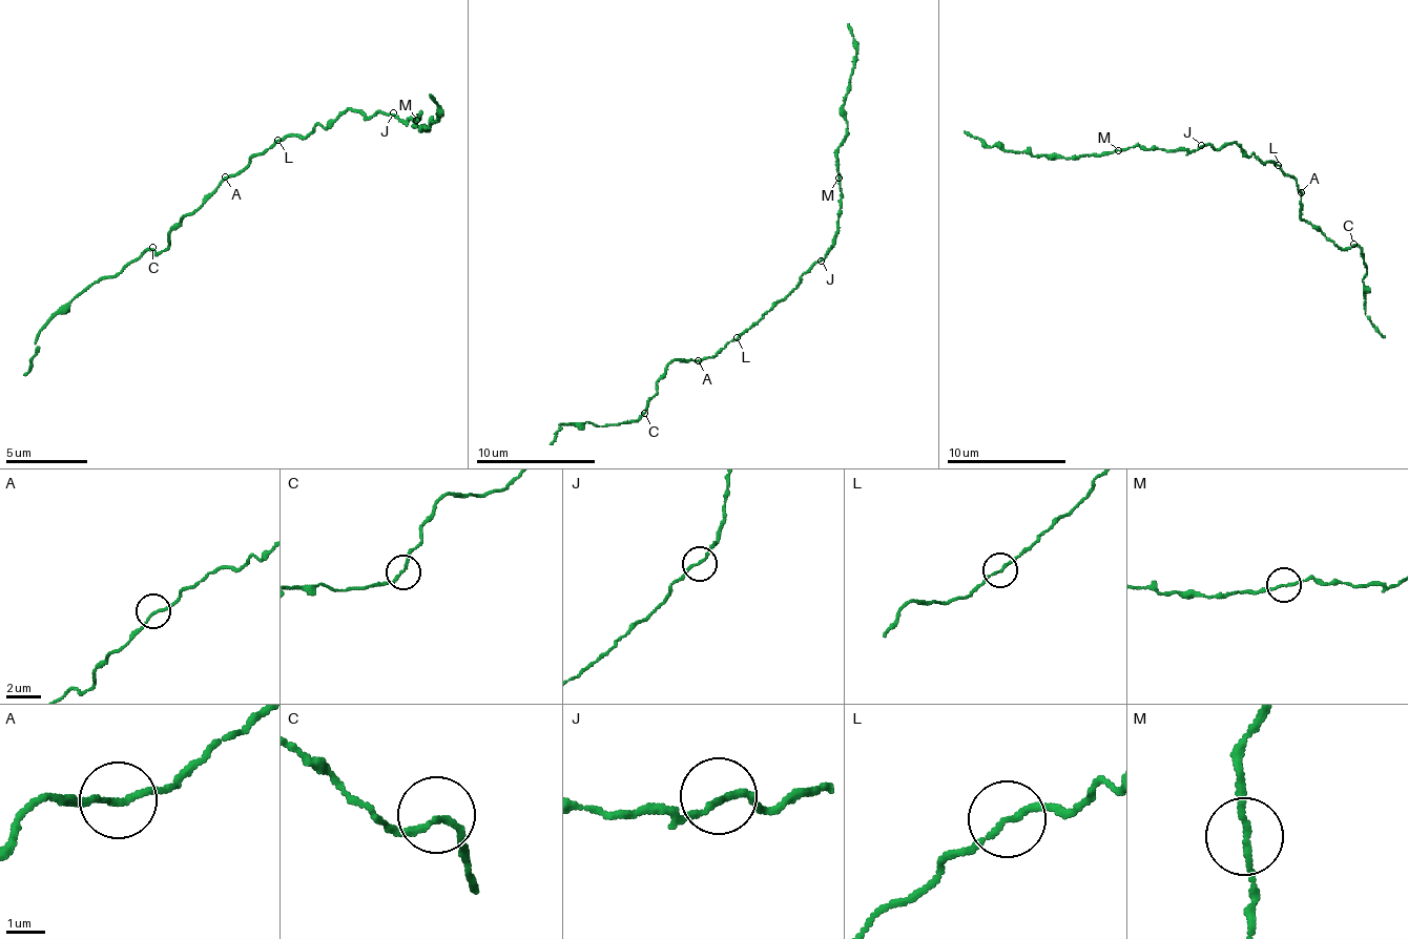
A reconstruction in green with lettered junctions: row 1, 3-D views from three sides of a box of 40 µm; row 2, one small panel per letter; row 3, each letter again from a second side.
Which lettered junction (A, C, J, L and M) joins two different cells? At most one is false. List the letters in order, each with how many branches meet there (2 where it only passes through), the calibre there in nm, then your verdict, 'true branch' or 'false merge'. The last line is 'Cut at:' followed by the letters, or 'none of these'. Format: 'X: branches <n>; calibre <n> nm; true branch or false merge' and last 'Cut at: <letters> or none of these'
A: branches 2; calibre 140 nm; true branch
C: branches 2; calibre 150 nm; true branch
J: branches 2; calibre 150 nm; true branch
L: branches 2; calibre 140 nm; true branch
M: branches 2; calibre 140 nm; true branch
Cut at: none of these

